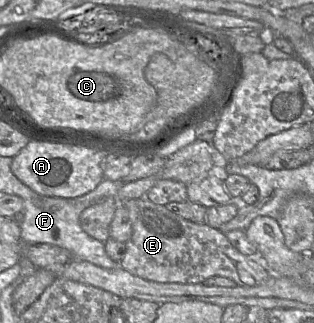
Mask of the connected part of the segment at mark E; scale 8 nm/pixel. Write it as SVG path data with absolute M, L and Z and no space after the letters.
M145 197L124 202L133 225L133 234L126 242L126 252L120 261L121 266L131 274L158 283L196 284L204 280L222 276L233 280L237 286L255 287L270 278L270 272L256 261L240 253L232 246L226 234L207 223L197 224L171 212L164 205L154 204Z

